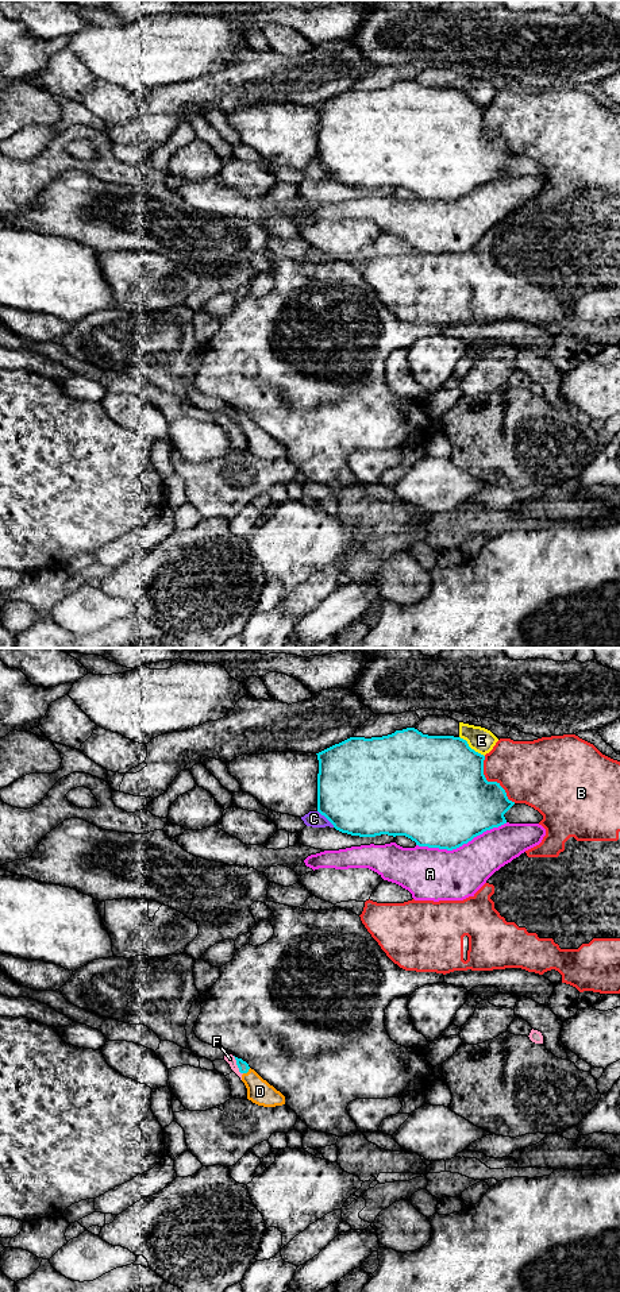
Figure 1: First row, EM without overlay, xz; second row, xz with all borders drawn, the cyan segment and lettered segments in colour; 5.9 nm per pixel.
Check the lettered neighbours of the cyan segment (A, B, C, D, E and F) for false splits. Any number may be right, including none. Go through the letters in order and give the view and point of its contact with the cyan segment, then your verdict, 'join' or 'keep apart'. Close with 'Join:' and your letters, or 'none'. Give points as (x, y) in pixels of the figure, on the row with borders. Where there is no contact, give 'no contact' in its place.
A: contact xz (461, 845); keep apart
B: contact xz (492, 782); keep apart
C: contact xz (326, 817); keep apart
D: contact xz (246, 1072); join
E: contact xz (470, 748); keep apart
F: contact xz (237, 1064); keep apart
Join: D

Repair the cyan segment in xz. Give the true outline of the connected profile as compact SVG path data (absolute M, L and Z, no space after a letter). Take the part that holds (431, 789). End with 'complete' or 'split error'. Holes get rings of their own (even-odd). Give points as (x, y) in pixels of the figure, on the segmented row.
M407 728L382 737L350 737L316 755L317 811L336 830L351 836L405 836L419 846L453 851L484 832L507 824L504 814L515 805L500 783L486 780L485 756L471 749L461 737L428 736Z; complete

